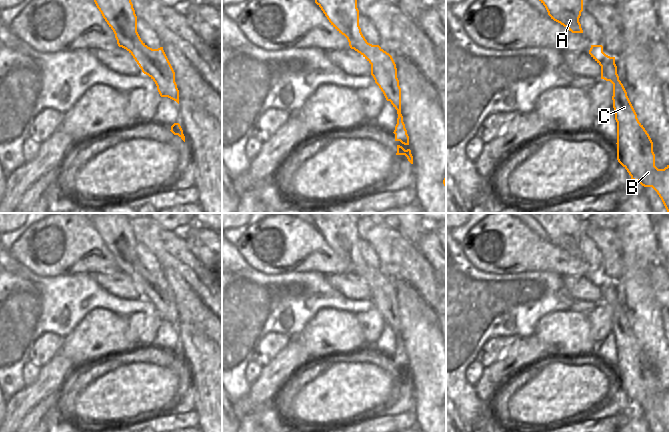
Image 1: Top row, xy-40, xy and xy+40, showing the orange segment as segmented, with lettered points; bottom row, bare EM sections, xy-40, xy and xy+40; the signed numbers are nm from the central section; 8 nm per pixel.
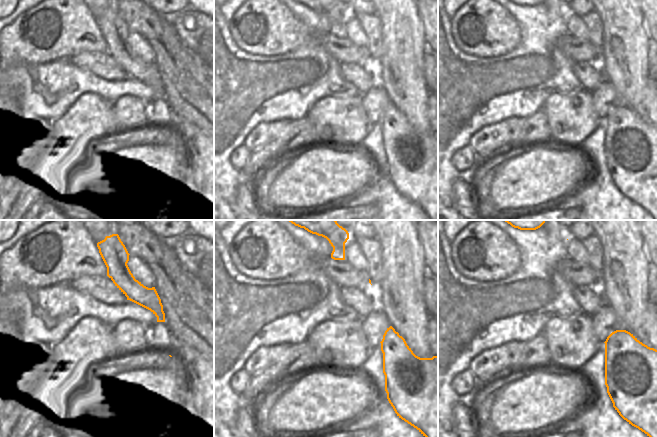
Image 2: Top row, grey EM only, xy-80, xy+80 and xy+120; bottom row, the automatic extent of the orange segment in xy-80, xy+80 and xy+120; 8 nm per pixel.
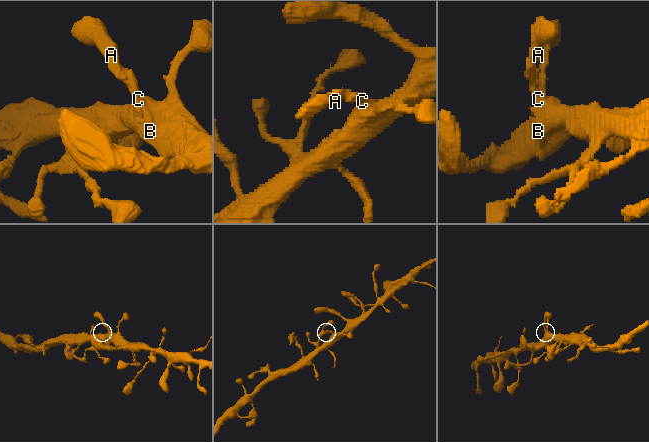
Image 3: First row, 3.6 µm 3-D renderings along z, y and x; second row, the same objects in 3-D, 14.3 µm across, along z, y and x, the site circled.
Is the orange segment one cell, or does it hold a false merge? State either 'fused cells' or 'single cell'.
single cell

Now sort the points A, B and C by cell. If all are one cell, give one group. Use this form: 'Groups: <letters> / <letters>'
Groups: A B C.

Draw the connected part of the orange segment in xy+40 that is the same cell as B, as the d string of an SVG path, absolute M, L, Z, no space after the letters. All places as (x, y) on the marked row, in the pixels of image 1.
M591 45L591 57L601 66L601 79L613 84L613 108L617 122L617 160L627 170L631 179L638 181L644 187L652 187L661 198L669 213L669 165L664 169L655 166L653 142L637 118L637 114L627 96L627 92L619 80L615 57L610 57L603 52L602 45Z

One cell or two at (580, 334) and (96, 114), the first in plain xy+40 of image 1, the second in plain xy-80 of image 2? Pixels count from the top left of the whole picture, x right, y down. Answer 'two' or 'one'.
one

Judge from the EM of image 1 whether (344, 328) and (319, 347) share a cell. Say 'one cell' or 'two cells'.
one cell

